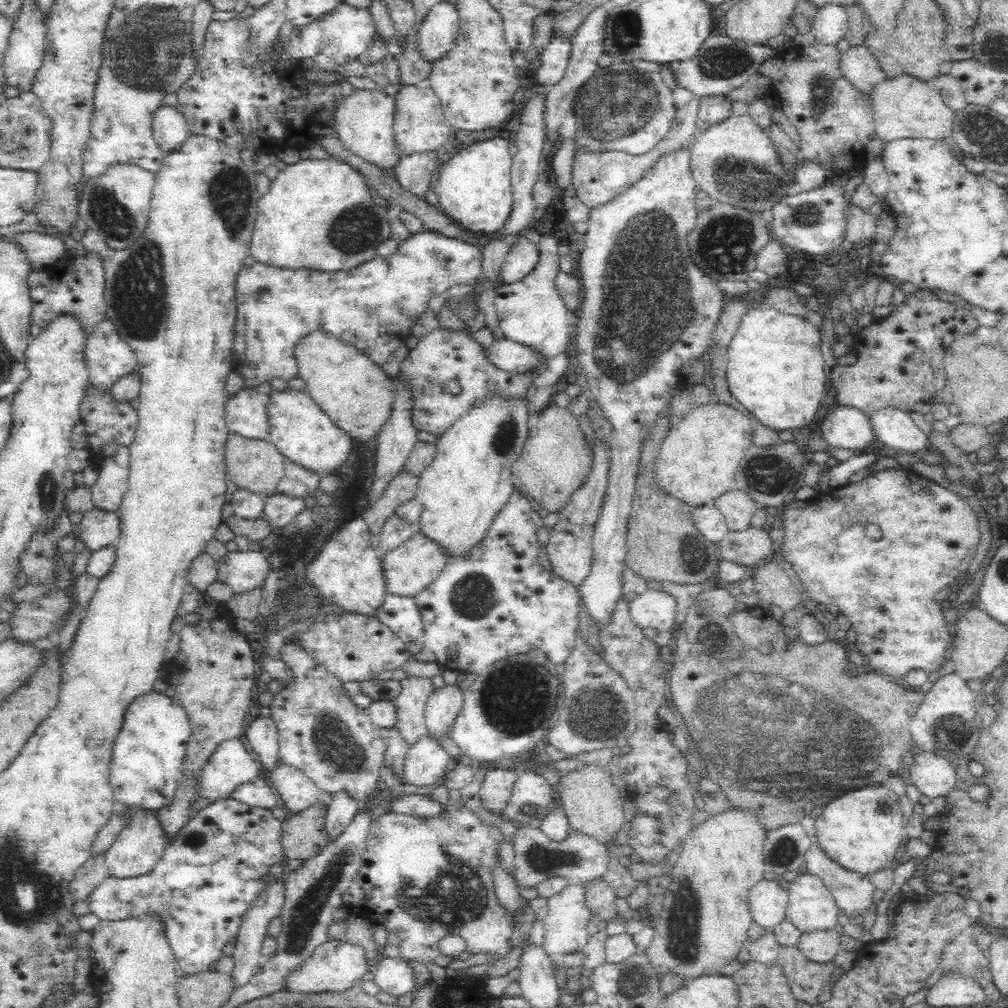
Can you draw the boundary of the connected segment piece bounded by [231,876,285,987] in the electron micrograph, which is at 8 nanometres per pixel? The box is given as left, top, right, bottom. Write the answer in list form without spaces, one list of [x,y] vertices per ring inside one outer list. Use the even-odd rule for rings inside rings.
[[[282,876],[277,877],[276,882],[266,881],[266,886],[262,888],[260,896],[256,896],[256,898],[254,898],[254,902],[250,904],[250,908],[248,908],[246,914],[242,918],[238,934],[234,938],[236,950],[232,955],[235,965],[231,976],[233,977],[233,983],[236,987],[246,984],[252,976],[258,972],[260,963],[263,962],[261,948],[263,940],[267,936],[266,928],[268,928],[270,920],[272,920],[272,918],[276,918],[276,916],[281,913],[284,906],[285,887],[284,882],[281,882],[281,880]]]

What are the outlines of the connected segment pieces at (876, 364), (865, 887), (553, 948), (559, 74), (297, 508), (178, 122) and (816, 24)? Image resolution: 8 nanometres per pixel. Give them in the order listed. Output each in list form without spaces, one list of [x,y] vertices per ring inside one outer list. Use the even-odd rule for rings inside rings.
[[[924,289],[907,294],[903,303],[896,305],[887,317],[874,318],[869,325],[853,335],[852,351],[857,361],[853,365],[835,365],[831,373],[830,386],[837,394],[837,404],[855,406],[868,416],[884,406],[895,406],[911,412],[916,403],[929,401],[938,390],[946,386],[947,374],[943,360],[954,338],[970,334],[977,328],[978,319],[974,318],[966,304],[958,306],[939,300],[936,295]]]
[[[815,839],[805,852],[804,860],[803,871],[815,874],[823,880],[839,910],[849,918],[862,917],[871,907],[875,888],[867,875],[842,868],[822,850]]]
[[[568,882],[568,884],[554,896],[547,898],[548,911],[543,919],[543,947],[553,958],[560,955],[572,954],[580,950],[587,943],[589,937],[588,924],[591,910],[585,901],[585,888],[582,884]]]
[[[552,36],[539,54],[540,68],[530,75],[530,82],[552,88],[564,77],[570,59],[570,40],[563,36]]]
[[[277,492],[265,496],[263,515],[275,529],[290,524],[306,508],[304,496],[292,498]]]
[[[160,106],[153,120],[153,138],[164,156],[184,145],[189,136],[186,119],[175,107]]]
[[[824,4],[819,7],[811,22],[811,31],[815,36],[816,42],[822,44],[838,44],[840,39],[849,37],[849,22],[845,7],[841,4]]]

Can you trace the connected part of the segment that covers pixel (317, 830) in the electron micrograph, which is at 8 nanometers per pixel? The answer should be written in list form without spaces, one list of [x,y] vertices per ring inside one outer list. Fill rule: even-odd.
[[[316,801],[302,812],[284,818],[280,835],[284,857],[304,860],[318,854],[329,842],[326,815],[327,807]]]

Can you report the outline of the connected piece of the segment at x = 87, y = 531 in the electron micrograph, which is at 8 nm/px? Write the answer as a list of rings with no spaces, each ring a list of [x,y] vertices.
[[[96,507],[83,513],[78,526],[78,536],[91,552],[115,545],[121,531],[117,511],[105,511]]]

